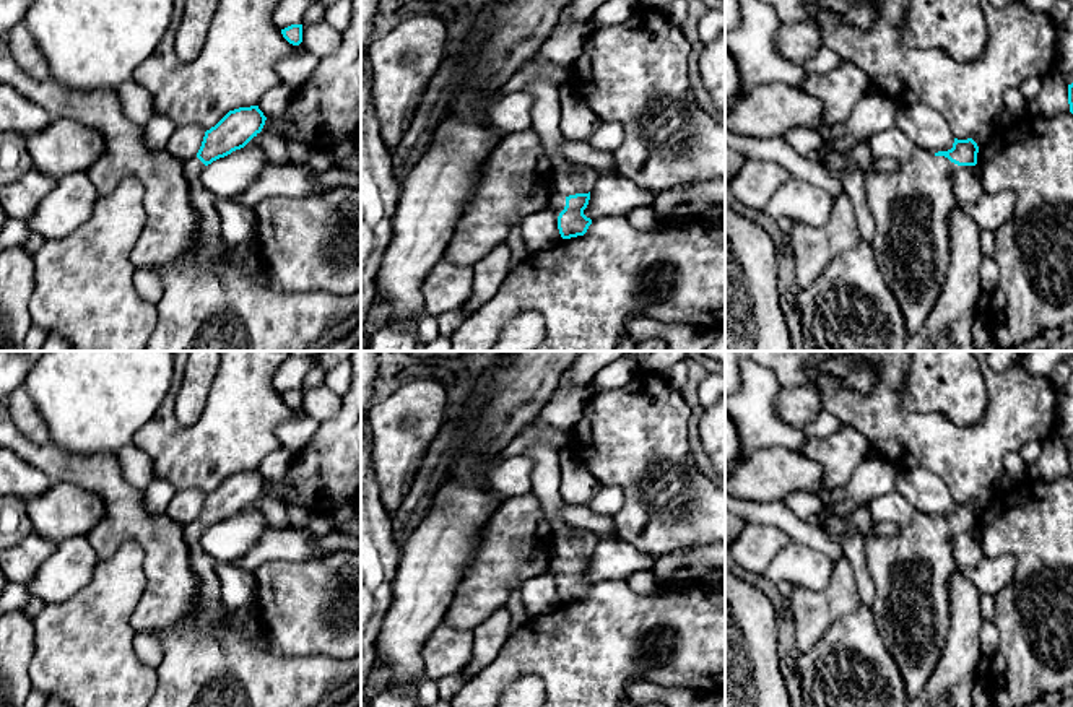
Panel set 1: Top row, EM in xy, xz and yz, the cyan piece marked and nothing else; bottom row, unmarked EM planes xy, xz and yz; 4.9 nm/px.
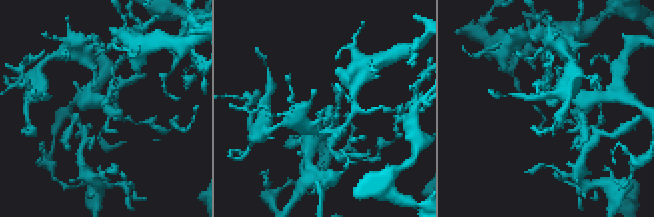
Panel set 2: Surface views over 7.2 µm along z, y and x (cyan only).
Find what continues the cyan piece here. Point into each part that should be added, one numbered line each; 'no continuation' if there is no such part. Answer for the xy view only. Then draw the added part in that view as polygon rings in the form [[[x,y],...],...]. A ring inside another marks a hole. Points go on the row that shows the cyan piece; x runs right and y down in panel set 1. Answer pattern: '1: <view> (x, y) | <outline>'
1: xy (208, 231) | [[[190,158],[182,164],[184,177],[189,184],[192,205],[197,211],[198,228],[197,237],[202,255],[208,257],[213,252],[228,257],[245,275],[257,280],[257,271],[262,265],[260,257],[252,250],[250,241],[228,247],[221,234],[221,219],[216,210],[216,197],[202,185],[202,171],[206,166],[197,158]]]

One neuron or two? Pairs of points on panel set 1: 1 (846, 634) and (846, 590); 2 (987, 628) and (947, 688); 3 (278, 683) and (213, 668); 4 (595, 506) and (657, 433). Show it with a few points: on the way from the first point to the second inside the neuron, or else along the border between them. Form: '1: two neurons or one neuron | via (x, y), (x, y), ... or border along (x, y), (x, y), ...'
1: two neurons | border along (862, 605), (841, 616), (816, 641)
2: two neurons | border along (984, 620), (981, 626), (982, 652)
3: one neuron | via (262, 683), (247, 683), (230, 670)
4: two neurons | border along (603, 485), (613, 485), (623, 498), (612, 517)

